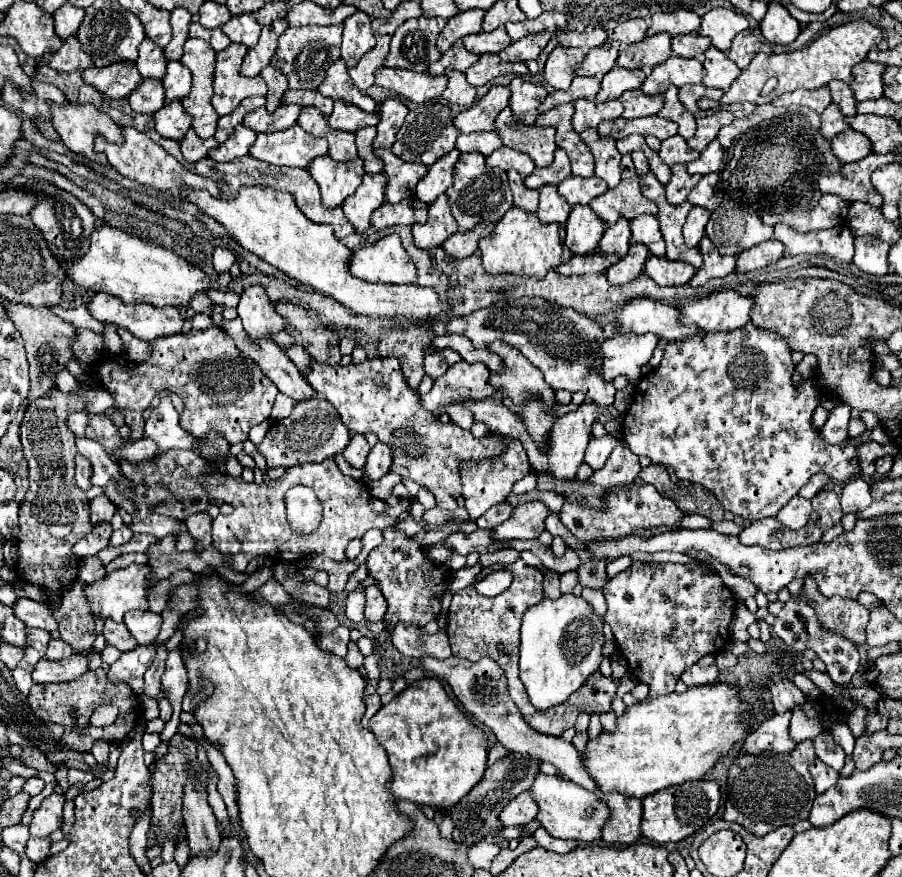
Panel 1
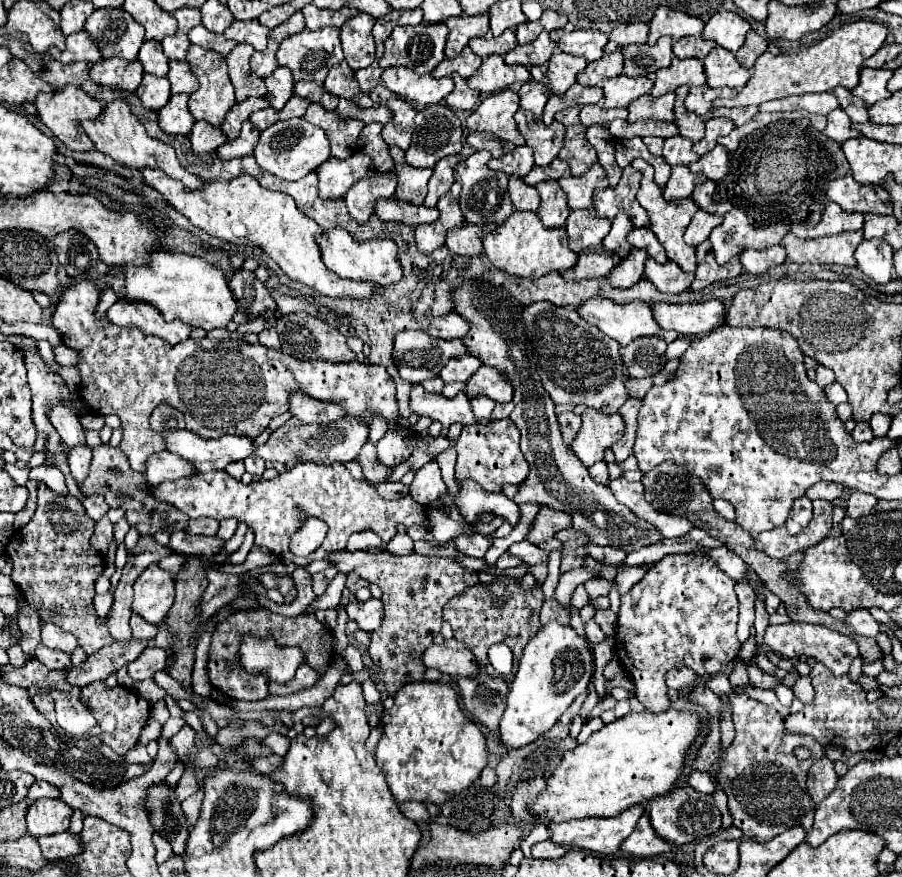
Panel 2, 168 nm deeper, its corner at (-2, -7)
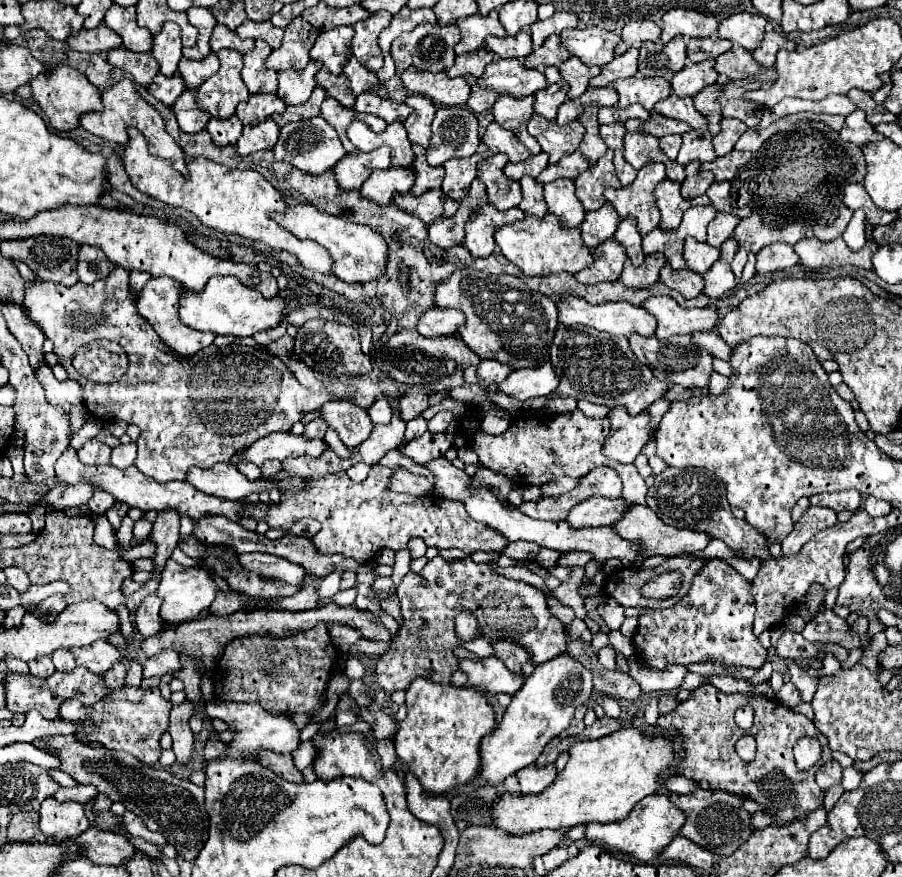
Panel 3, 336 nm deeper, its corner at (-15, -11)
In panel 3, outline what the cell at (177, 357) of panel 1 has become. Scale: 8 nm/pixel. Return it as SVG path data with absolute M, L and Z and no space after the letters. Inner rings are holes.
M117 267L115 271L111 271L111 275L91 285L75 283L73 287L65 287L59 283L43 281L27 283L25 307L29 319L43 329L47 339L53 341L53 351L59 355L61 365L69 373L69 379L77 379L77 383L83 383L83 401L89 413L99 419L121 419L125 423L135 423L141 429L141 435L137 439L139 451L135 465L141 473L159 483L185 481L185 473L191 467L209 469L219 461L229 461L233 453L243 451L245 447L255 443L255 439L273 431L289 431L293 423L297 423L305 413L319 409L327 401L349 401L327 395L327 389L321 389L321 393L313 393L297 381L297 377L279 357L271 355L265 349L255 351L253 347L241 343L231 343L225 347L209 345L191 359L179 359L179 355L175 355L175 351L161 343L159 335L155 335L151 325L137 313L135 297L129 293L129 273L123 267ZM93 339L115 341L127 353L129 369L119 381L109 385L91 383L89 379L83 379L83 375L79 375L75 367L71 367L75 351Z

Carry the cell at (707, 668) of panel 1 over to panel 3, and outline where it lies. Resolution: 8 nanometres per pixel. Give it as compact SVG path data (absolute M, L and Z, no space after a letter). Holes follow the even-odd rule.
M637 655L629 657L629 675L641 685L643 693L653 693L653 691L677 691L685 679L685 675L689 673L687 667L679 667L679 665L671 665L665 667L663 671L653 671L649 667L645 667Z

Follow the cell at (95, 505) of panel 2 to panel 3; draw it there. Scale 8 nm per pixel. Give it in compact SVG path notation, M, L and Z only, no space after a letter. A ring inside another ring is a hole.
M95 491L95 495L91 497L91 501L87 503L87 507L89 507L89 511L93 511L93 513L105 513L105 511L109 511L113 505L115 505L115 497L113 495L107 495L105 491Z

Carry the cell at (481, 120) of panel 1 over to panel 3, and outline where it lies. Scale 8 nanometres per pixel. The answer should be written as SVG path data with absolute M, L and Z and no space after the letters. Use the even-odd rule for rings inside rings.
M499 95L493 105L495 121L501 127L513 131L531 153L539 153L541 151L539 143L527 133L527 121L531 115L533 115L533 95L521 97L521 99L515 99L509 95Z

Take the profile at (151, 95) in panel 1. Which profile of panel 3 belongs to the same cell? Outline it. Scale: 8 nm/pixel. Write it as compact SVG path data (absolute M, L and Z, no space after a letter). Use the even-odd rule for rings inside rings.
M175 73L173 77L165 77L165 75L155 75L153 83L149 85L149 93L159 99L163 105L171 107L175 103L175 99L185 91L183 79Z

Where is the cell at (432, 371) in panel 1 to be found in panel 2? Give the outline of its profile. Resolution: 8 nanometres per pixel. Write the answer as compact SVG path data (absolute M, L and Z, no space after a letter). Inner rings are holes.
M462 355L458 359L450 359L450 363L442 369L440 377L444 379L444 383L452 383L452 381L466 383L474 375L474 371L478 371L480 365L482 365L480 359L472 355Z

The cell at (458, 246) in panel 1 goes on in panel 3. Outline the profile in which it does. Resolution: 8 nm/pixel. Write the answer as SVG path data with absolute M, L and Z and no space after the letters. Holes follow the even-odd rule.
M485 205L477 211L477 215L465 225L465 239L463 245L473 257L489 257L495 249L495 239L493 233L497 227L513 223L513 219L523 219L525 213L521 209L507 209L507 211L497 211L493 205Z

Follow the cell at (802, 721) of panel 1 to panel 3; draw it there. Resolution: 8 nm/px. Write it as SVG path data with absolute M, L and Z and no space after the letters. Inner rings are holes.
M791 682L785 683L781 690L776 693L776 697L780 703L791 708L802 702L797 688Z

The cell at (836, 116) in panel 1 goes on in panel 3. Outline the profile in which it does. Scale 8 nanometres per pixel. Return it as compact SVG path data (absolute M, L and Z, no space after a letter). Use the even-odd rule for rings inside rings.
M855 109L851 115L845 117L845 123L841 129L841 139L851 141L851 143L861 147L869 141L879 141L883 137L879 133L875 133L873 127L865 121L865 113L861 109Z

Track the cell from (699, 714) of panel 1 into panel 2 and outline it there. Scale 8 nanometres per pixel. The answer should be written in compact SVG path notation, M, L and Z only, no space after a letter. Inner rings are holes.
M668 709L664 713L628 713L626 717L604 725L600 731L592 733L586 743L578 743L574 749L566 751L560 765L548 777L546 789L534 799L528 811L548 823L584 817L616 817L632 805L666 795L666 791L670 791L670 787L674 787L674 783L682 777L684 757L698 733L698 725L698 715L676 709Z

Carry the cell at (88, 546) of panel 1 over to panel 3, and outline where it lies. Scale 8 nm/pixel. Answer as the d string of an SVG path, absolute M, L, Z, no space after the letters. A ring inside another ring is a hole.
M115 503L115 507L111 507L111 511L107 511L107 519L109 519L109 523L113 525L115 531L119 529L119 523L121 523L121 519L125 517L127 509L129 509L129 507L127 507L125 503Z

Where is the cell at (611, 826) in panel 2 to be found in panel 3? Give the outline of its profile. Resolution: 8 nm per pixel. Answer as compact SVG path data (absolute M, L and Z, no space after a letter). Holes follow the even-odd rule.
M649 795L647 799L639 801L631 815L625 821L619 823L587 823L585 825L585 839L589 843L603 843L611 849L617 849L625 855L631 855L637 861L649 861L655 855L661 853L661 849L675 837L679 835L679 827L685 823L683 811L679 811L667 795Z

